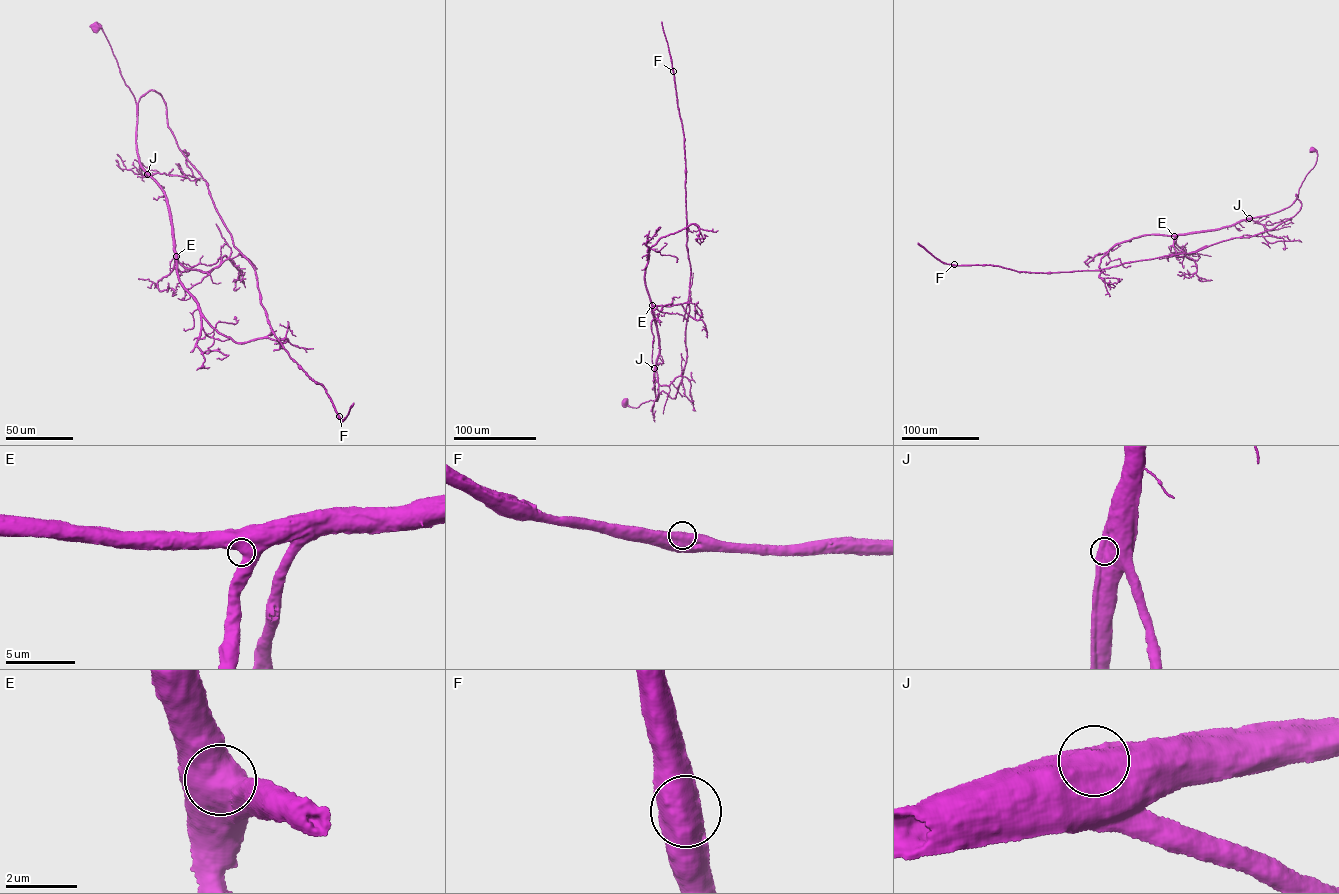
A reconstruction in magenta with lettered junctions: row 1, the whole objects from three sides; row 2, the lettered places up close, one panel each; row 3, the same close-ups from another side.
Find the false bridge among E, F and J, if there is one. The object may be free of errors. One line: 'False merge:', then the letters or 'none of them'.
False merge: none of them

